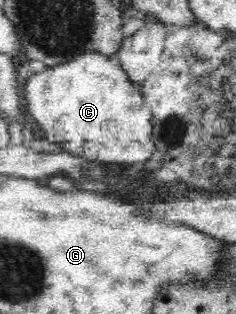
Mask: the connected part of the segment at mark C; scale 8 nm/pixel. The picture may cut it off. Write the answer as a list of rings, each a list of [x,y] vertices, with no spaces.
[[[89,51],[71,62],[54,67],[47,66],[32,74],[24,86],[28,114],[39,122],[49,142],[97,142],[101,144],[101,160],[98,163],[123,164],[143,167],[153,158],[157,145],[153,142],[153,111],[143,100],[140,87],[136,85],[121,66],[118,53],[104,55]]]

